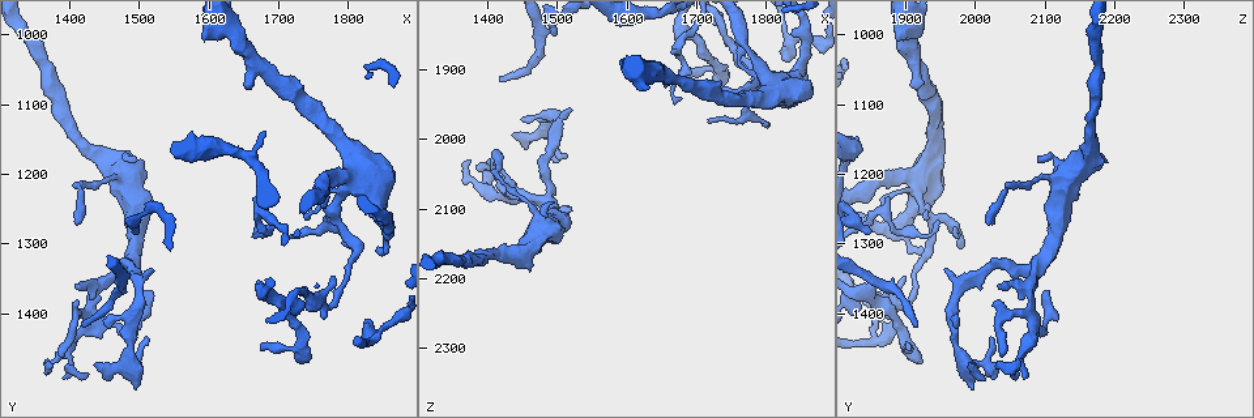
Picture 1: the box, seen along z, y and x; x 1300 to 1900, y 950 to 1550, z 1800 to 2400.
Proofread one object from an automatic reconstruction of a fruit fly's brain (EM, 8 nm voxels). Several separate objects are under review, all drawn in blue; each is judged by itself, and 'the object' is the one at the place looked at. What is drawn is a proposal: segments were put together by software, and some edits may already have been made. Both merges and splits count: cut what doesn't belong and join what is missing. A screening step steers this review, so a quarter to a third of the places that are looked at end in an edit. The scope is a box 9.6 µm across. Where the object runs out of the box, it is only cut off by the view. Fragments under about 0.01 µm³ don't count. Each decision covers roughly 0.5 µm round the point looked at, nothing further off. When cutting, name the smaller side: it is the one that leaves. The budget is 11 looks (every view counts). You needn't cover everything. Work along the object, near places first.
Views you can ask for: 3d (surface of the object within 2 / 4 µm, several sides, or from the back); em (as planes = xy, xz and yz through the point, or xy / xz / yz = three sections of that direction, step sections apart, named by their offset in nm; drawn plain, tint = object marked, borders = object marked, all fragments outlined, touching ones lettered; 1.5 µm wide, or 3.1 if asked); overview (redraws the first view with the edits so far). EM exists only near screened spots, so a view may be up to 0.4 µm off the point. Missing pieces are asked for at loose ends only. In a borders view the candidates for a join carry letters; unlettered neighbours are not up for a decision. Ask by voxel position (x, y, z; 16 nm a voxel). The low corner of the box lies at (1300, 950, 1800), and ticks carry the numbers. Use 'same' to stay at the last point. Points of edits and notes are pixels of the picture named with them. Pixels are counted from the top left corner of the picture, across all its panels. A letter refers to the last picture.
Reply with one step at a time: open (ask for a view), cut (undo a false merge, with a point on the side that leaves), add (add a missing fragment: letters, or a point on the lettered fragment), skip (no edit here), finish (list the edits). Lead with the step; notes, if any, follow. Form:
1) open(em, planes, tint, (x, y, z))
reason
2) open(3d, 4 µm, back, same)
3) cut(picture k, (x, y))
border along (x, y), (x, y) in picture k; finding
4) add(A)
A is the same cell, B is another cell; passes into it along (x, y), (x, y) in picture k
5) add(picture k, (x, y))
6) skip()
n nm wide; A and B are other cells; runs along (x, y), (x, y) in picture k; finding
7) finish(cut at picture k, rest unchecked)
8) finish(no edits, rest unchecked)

open(em, xz, step 8, borders, (1500, 1290, 1845))
an open end

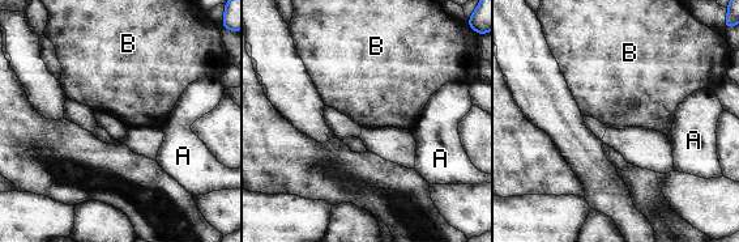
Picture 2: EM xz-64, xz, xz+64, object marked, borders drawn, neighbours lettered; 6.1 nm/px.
open(em, planes, borders, same)

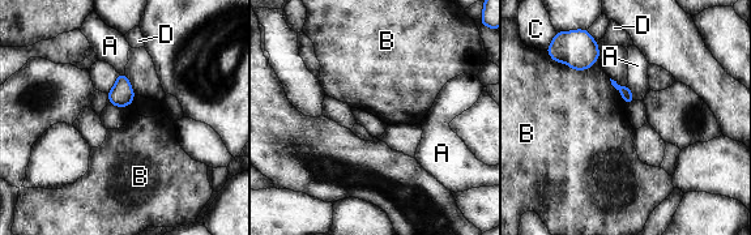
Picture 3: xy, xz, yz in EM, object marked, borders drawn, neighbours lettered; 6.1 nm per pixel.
skip()
B touches over 280 nm; A, B, C and D are other cells; border along (598, 58), (584, 69), (554, 62) in picture 3; no lettered fragment goes on from it

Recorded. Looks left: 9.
open(3d, 4 µm, back, (1670, 1445, 1900))
an open end

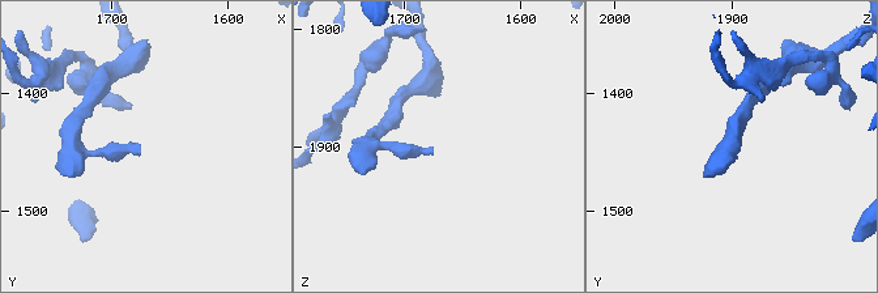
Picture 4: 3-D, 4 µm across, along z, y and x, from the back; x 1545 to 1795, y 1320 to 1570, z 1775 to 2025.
open(em, planes, borders, (1674, 1450, 1898))

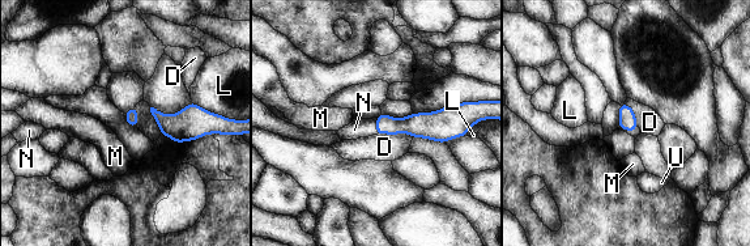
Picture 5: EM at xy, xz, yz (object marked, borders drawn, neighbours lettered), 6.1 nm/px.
add(N)
N is the same cell, D, L, M and U are other cells; passes into it along (416, 124), (376, 126), (365, 127) in picture 5; the neuron continues

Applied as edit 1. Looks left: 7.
open(em, planes, borders, (1500, 1180, 2090))
free end

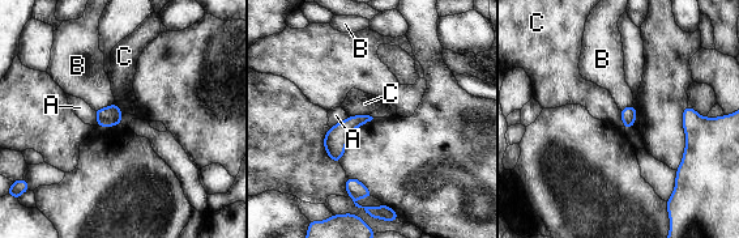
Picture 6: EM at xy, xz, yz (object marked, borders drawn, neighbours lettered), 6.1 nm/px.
skip()
A, B and C are other cells; border along (349, 115), (370, 115), (372, 118) in picture 6; no lettered fragment goes on from it

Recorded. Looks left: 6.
open(em, xz, step 4, tint, (1410, 1360, 2035))
branch stops here

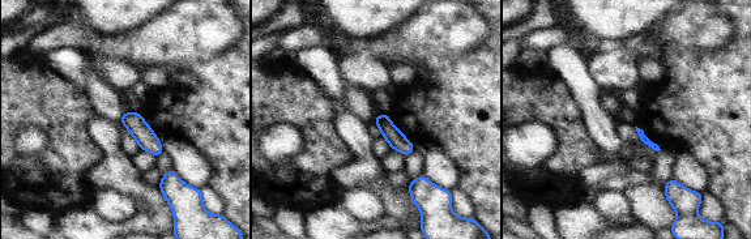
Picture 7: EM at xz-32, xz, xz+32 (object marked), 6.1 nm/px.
open(em, planes, borders, same)

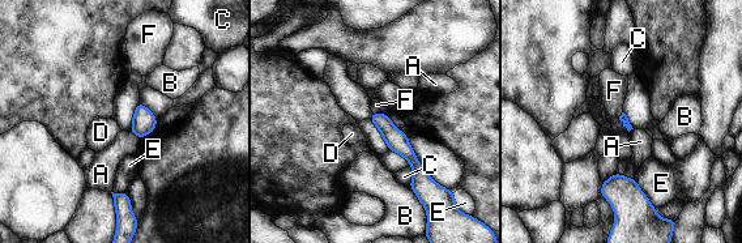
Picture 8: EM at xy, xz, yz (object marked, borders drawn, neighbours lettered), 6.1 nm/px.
skip()
A, B, C, D, E and F are other cells; border along (372, 111), (387, 114) in picture 8; none of them fits

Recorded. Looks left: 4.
finish(add at picture 5, rest unchecked)

